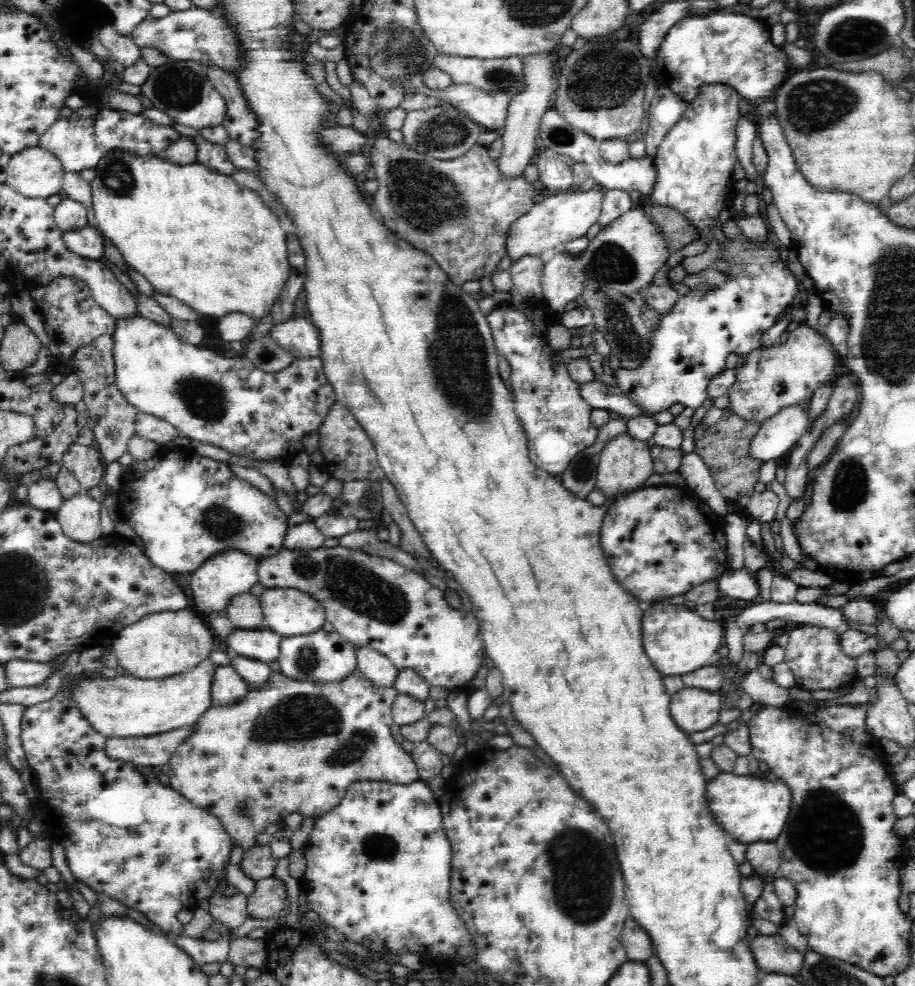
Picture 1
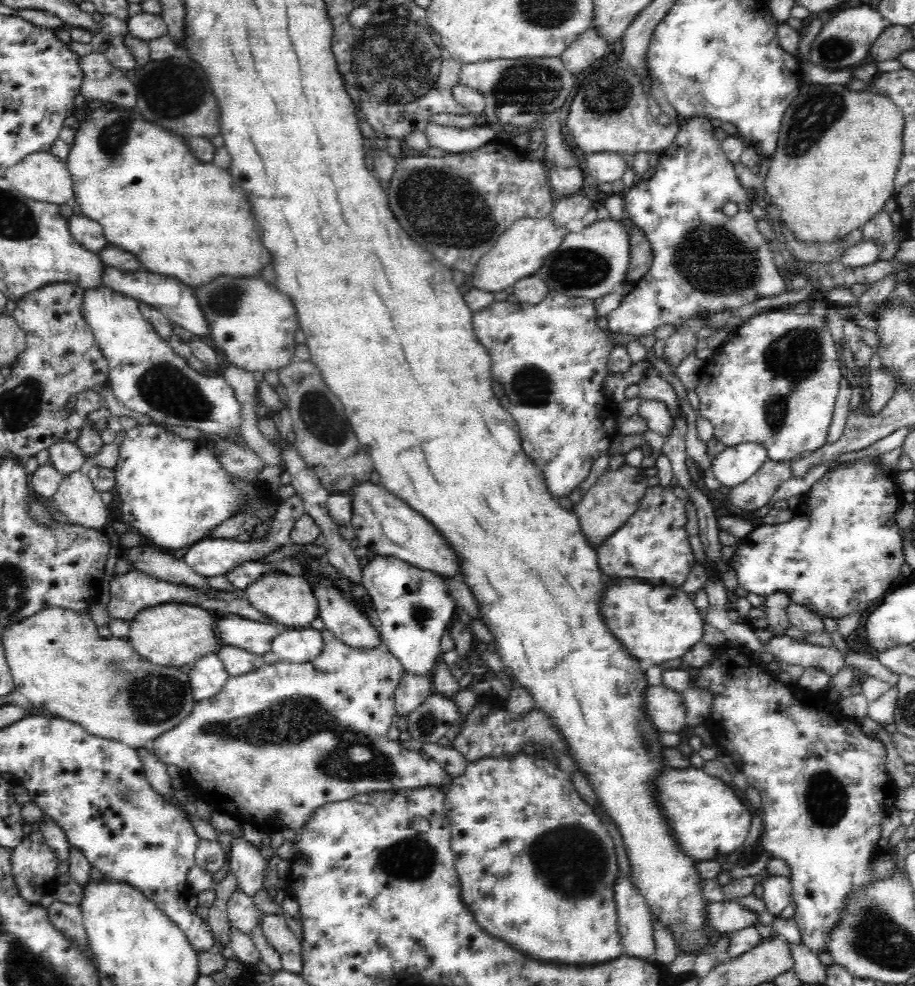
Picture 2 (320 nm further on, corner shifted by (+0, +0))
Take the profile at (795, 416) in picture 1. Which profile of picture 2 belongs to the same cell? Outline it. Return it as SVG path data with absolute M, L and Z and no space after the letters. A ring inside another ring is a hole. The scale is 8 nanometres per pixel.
M741 442L733 447L726 447L720 454L711 458L710 469L720 486L732 489L746 482L768 459L766 449L760 444Z

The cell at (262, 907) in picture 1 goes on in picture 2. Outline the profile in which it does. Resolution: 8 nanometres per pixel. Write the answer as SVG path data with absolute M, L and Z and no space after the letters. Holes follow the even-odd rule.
M238 888L232 892L227 903L227 915L229 922L238 927L244 934L256 926L262 913L256 909L251 896L248 896L242 889Z

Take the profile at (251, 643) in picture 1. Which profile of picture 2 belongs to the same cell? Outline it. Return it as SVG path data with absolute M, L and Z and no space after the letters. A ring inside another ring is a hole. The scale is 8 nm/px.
M236 615L220 620L216 630L220 632L218 636L222 638L221 644L224 642L257 656L263 656L271 651L274 638L280 631L276 626L254 622L252 619L240 618Z

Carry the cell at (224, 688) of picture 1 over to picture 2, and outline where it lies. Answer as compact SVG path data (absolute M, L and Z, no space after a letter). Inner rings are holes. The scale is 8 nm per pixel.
M206 654L190 670L190 687L195 702L213 698L225 686L229 674L216 654Z

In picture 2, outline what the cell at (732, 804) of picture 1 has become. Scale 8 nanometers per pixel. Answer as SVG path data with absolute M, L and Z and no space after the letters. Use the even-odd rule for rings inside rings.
M687 767L684 769L665 768L665 770L666 776L656 776L656 778L652 780L652 784L654 784L654 786L658 786L658 788L654 790L654 794L658 796L658 800L660 800L660 802L666 802L666 804L664 804L666 808L662 808L662 804L658 804L658 806L660 806L662 815L666 817L666 823L668 823L668 826L670 826L670 831L672 831L672 834L674 834L674 839L676 839L678 847L680 847L680 849L682 849L682 851L684 851L688 857L698 859L698 862L703 860L715 860L714 848L716 848L716 854L728 856L742 847L746 836L748 836L748 830L750 830L750 822L755 812L753 810L748 810L748 808L742 804L742 800L740 800L740 798L734 794L734 790L732 790L732 788L728 788L728 786L722 782L722 779L710 777L710 775L707 775L701 769L697 770L697 768L694 767Z

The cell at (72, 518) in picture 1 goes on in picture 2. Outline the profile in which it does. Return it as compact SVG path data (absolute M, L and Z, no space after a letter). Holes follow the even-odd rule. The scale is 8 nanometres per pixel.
M86 468L66 474L52 496L52 500L57 510L65 514L71 524L79 524L86 529L104 529L107 516L112 514L112 508L104 505L101 493L96 490L92 479L86 473Z

